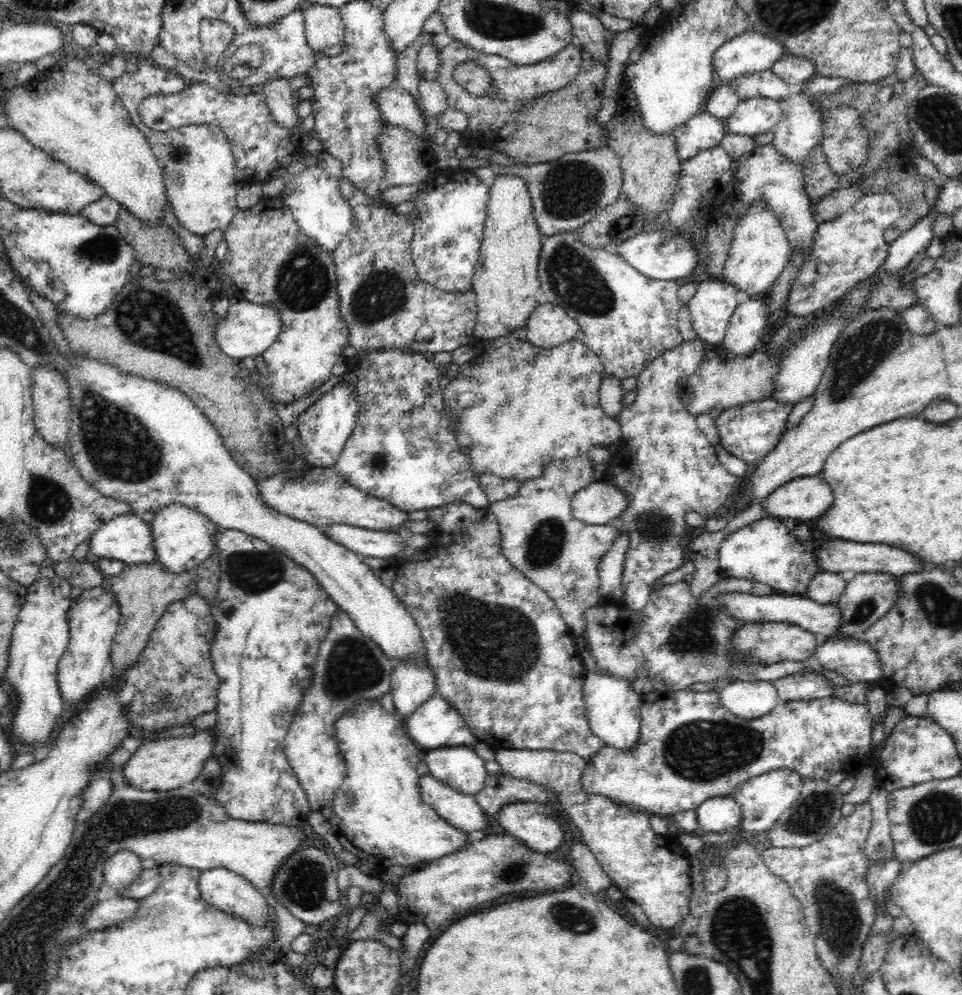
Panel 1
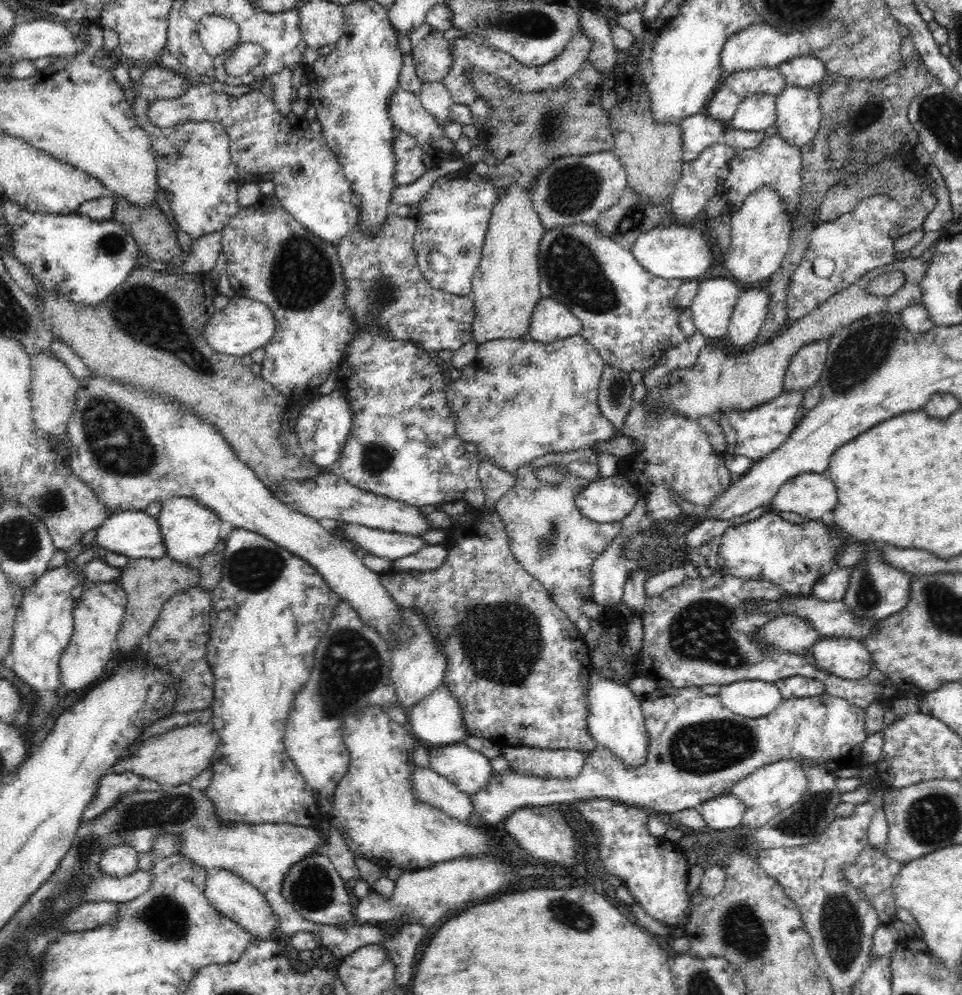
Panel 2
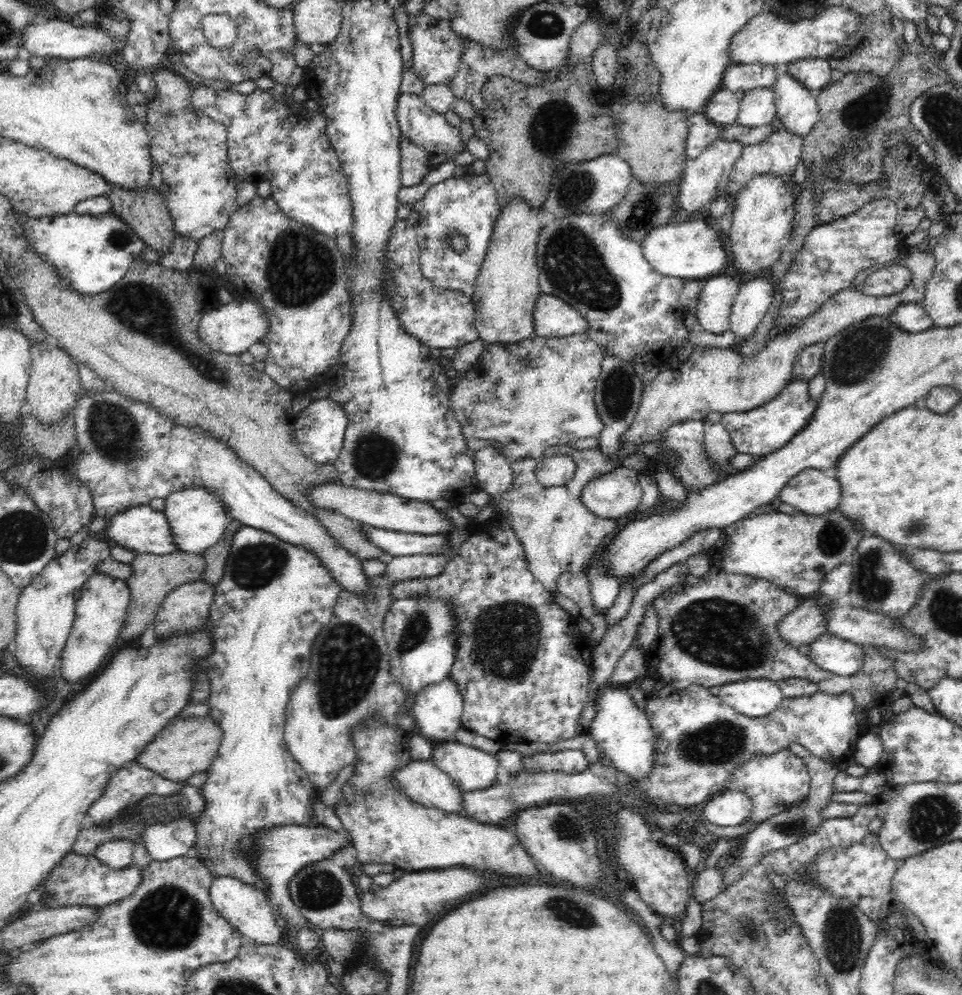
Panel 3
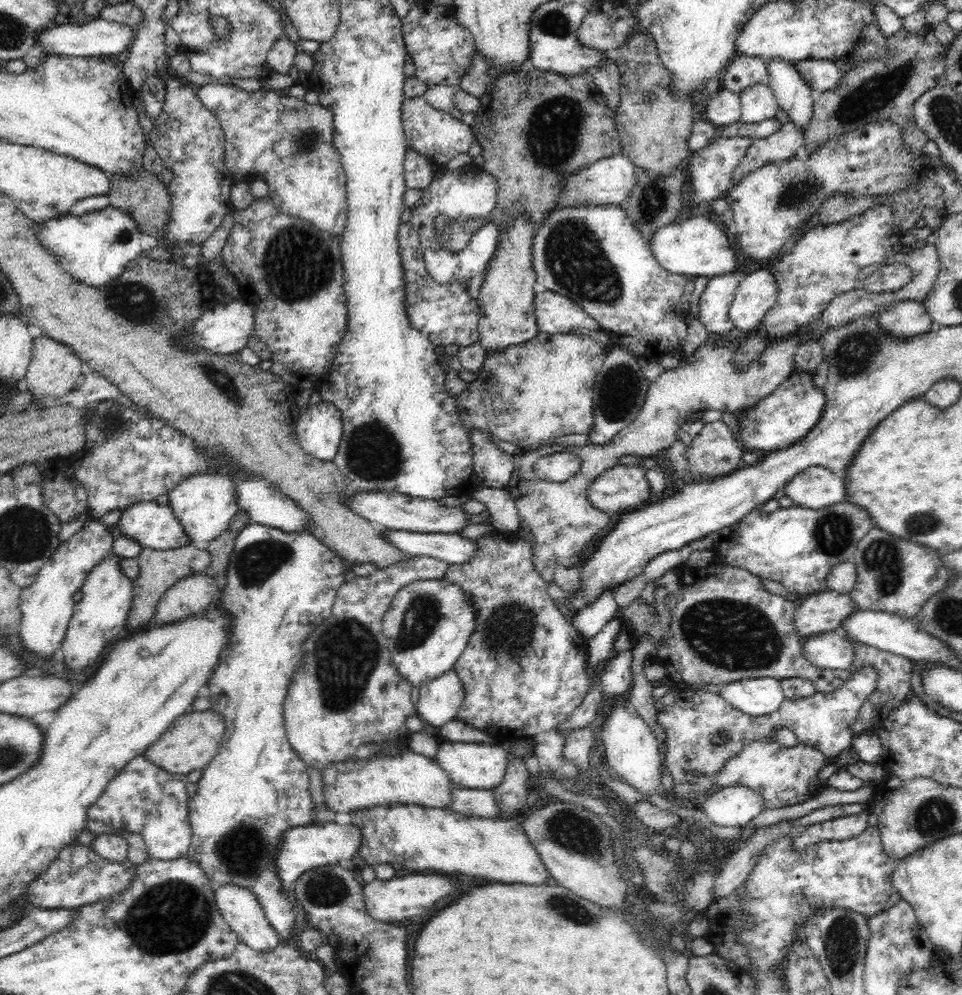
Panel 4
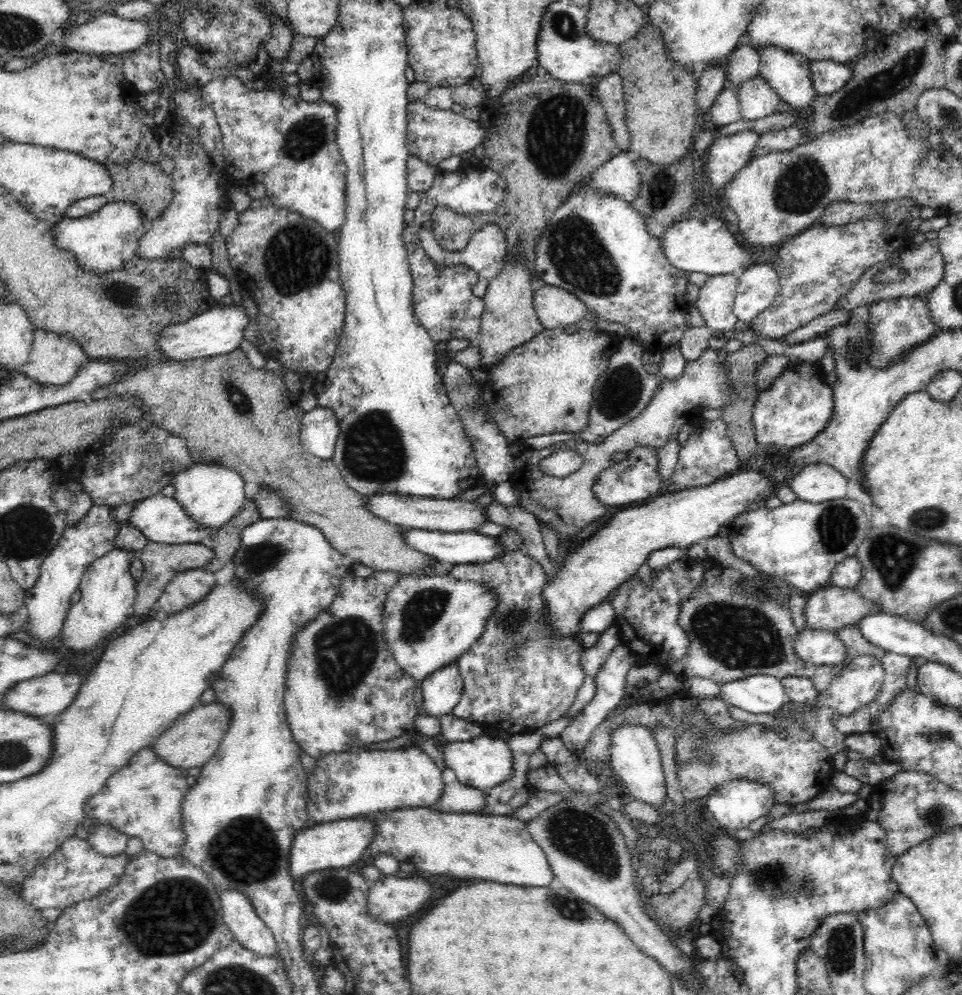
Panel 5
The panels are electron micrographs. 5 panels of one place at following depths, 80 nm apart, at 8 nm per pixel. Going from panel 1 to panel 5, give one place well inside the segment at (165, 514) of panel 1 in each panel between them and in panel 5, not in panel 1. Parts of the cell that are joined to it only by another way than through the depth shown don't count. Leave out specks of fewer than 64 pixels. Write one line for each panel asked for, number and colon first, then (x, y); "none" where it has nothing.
2: (189, 530)
3: (196, 516)
4: (205, 503)
5: (211, 494)

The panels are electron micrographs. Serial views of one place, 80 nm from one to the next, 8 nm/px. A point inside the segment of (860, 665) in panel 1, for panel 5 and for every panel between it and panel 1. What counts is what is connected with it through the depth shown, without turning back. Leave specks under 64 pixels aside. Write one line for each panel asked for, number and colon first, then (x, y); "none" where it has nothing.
2: (848, 658)
3: (831, 653)
4: (831, 650)
5: (823, 648)

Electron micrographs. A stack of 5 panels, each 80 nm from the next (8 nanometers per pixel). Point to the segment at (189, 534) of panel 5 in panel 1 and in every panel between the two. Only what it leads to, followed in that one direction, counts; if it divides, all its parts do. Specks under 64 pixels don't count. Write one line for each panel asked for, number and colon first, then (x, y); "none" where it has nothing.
1: (127, 538)
2: (135, 534)
3: (143, 530)
4: (153, 525)

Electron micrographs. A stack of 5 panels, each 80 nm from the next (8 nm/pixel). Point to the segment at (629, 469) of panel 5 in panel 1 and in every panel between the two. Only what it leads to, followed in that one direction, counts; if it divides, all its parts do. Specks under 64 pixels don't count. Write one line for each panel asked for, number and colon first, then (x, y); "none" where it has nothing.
1: (600, 503)
2: (608, 499)
3: (614, 494)
4: (623, 488)

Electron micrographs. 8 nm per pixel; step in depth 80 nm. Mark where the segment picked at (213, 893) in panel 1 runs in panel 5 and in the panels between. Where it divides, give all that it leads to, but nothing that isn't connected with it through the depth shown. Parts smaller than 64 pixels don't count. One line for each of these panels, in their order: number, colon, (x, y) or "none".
2: (235, 898)
3: (247, 909)
4: (241, 909)
5: (247, 927)

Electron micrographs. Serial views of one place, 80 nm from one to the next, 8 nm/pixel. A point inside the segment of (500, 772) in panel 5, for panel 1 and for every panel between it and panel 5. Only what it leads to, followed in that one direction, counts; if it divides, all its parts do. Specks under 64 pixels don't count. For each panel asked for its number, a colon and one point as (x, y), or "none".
1: (459, 767)
2: (459, 764)
3: (470, 769)
4: (475, 766)

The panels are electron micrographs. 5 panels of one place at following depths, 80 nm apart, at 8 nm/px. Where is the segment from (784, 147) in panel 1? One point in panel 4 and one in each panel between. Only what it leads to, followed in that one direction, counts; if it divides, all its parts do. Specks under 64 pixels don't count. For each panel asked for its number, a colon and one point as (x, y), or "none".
2: (798, 111)
3: (796, 106)
4: (793, 95)

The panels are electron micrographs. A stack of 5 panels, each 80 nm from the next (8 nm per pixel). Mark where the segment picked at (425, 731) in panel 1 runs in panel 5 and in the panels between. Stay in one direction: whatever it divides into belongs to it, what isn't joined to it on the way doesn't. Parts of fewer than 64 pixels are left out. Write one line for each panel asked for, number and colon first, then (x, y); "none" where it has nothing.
2: (436, 720)
3: (436, 709)
4: (437, 701)
5: (441, 691)

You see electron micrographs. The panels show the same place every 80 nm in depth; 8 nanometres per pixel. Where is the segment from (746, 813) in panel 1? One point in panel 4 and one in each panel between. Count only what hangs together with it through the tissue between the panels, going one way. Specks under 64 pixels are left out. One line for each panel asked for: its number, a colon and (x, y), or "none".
2: (766, 792)
3: (774, 782)
4: (784, 776)

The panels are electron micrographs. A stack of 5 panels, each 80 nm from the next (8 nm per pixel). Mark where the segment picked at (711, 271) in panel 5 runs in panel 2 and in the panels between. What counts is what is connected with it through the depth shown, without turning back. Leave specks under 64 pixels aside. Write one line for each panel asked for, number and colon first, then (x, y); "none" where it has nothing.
2: (671, 251)
3: (690, 248)
4: (695, 247)

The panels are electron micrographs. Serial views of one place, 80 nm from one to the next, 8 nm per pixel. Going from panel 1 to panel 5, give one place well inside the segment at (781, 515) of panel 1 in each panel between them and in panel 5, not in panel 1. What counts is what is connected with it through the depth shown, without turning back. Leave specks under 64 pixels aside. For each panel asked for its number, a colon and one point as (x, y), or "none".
2: (813, 496)
3: (815, 492)
4: (815, 487)
5: (816, 483)

